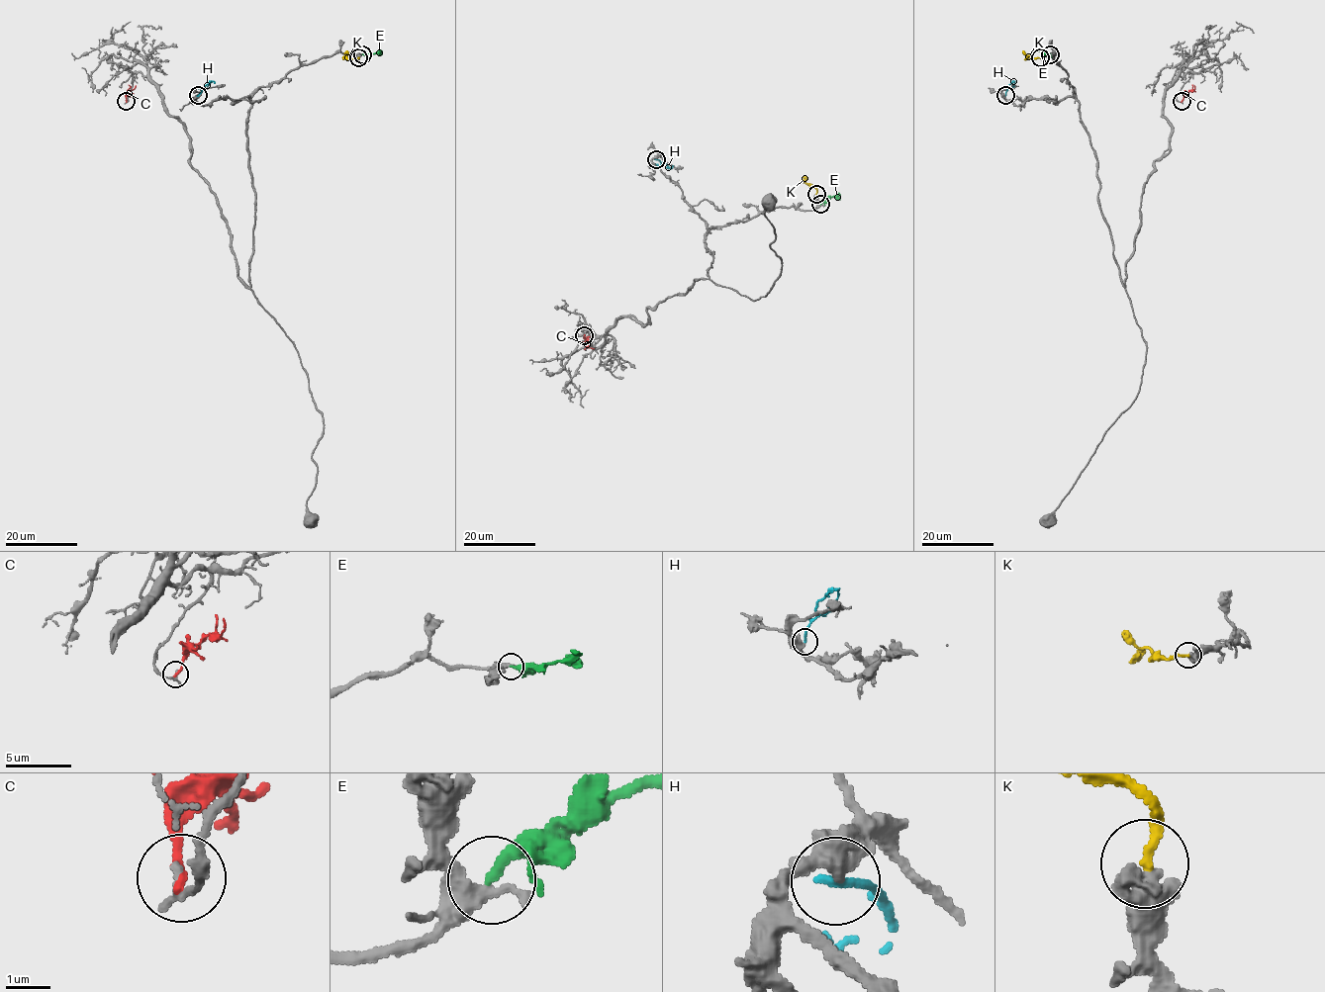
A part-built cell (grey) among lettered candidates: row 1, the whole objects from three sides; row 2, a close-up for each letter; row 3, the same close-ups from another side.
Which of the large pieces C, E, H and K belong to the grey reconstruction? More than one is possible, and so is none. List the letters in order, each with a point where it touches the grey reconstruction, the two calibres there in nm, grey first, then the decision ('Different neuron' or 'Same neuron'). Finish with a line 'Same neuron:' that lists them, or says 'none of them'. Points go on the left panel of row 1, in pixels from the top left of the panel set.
C: Touches grey at (126, 101). Thickness 200 nm (grey) against 220 nm. Different neuron
E: Touches grey at (362, 54). Thickness 360 nm (grey) against 260 nm. Different neuron
H: Touches grey at (198, 95). Thickness 500 nm (grey) against 200 nm. Different neuron
K: Touches grey at (358, 57). Thickness 650 nm (grey) against 220 nm. Same neuron
Same neuron: K

